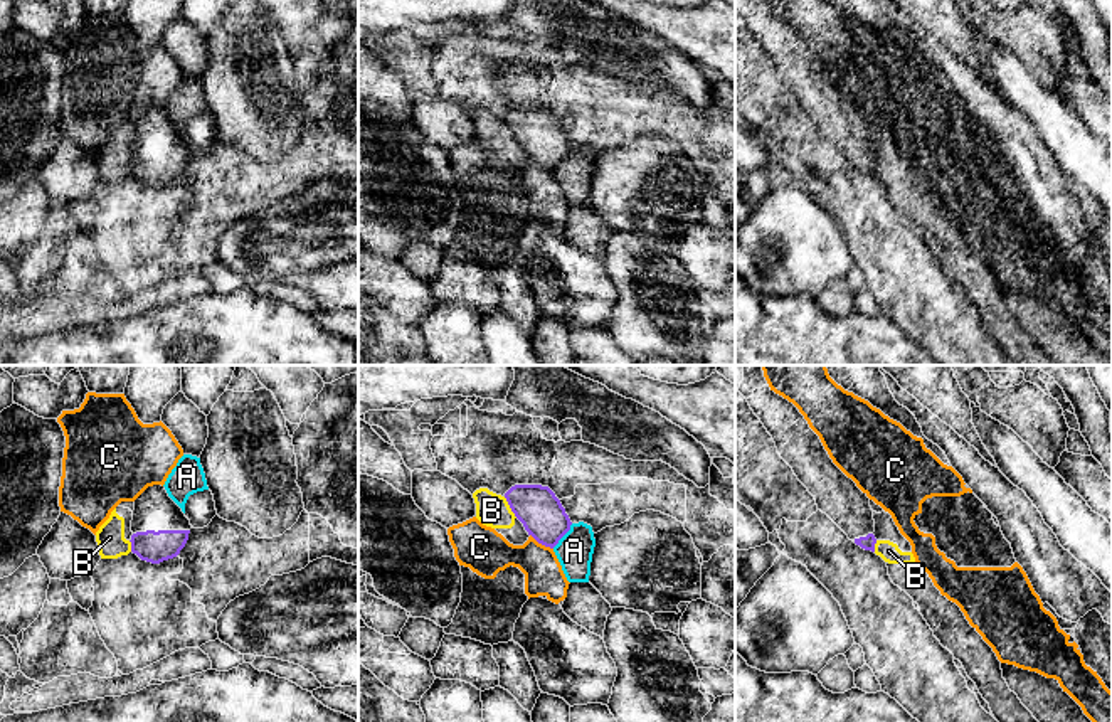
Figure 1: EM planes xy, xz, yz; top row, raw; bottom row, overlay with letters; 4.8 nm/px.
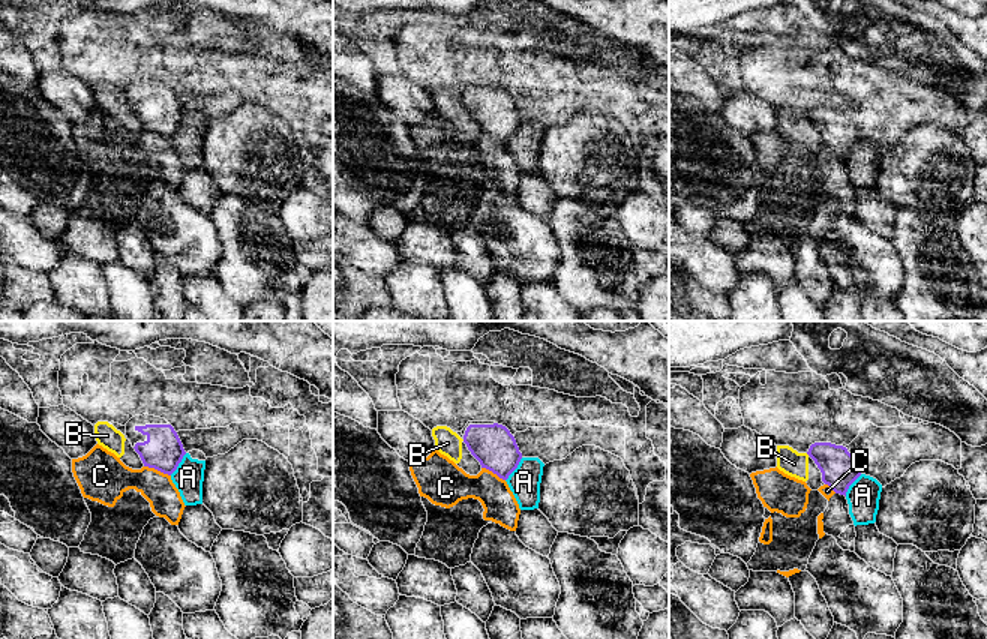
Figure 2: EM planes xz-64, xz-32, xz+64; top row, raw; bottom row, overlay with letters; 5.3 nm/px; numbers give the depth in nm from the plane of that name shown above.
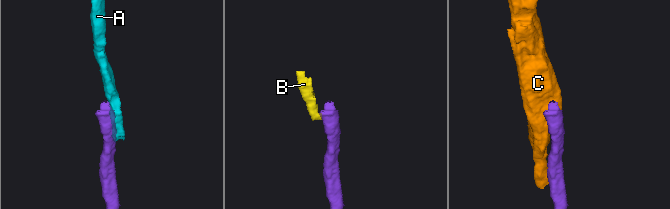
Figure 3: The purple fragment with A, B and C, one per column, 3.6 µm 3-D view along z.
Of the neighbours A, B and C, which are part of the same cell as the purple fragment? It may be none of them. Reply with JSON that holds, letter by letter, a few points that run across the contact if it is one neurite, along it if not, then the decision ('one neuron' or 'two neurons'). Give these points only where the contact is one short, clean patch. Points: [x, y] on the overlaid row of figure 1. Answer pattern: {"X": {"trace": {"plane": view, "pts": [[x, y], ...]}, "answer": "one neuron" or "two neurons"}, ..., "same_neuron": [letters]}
{"A": {"answer": "two neurons"}, "B": {"trace": {"plane": "xz", "pts": [[503, 497], [517, 517]]}, "answer": "two neurons"}, "C": {"trace": {"plane": "xz", "pts": [[530, 534], [552, 549]]}, "answer": "two neurons"}, "same_neuron": []}

